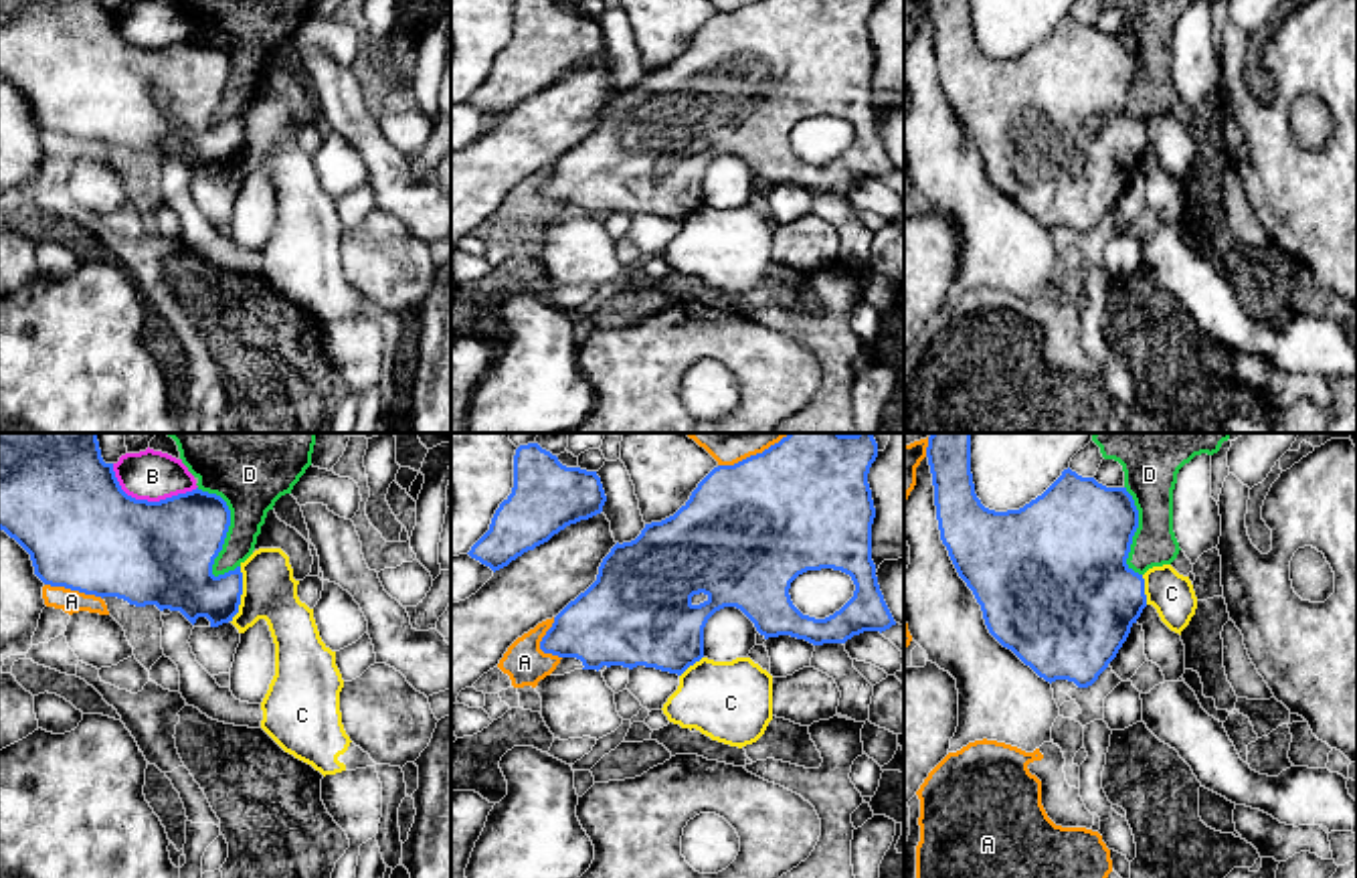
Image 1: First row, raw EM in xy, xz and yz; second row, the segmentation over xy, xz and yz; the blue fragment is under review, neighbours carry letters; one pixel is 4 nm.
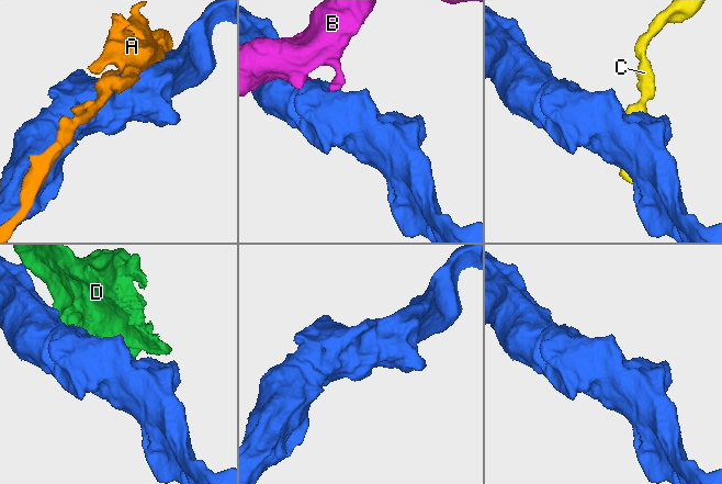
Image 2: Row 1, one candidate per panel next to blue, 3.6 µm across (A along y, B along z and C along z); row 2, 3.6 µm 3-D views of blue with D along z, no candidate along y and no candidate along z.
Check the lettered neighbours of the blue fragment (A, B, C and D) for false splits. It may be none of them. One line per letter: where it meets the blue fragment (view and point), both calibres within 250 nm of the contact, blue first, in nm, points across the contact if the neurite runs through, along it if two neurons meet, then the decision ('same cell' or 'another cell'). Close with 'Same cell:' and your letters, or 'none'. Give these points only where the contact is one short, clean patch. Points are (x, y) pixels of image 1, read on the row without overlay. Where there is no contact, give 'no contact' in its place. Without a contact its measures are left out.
A: meets blue in xy at (73, 136); 460 nm thick on the blue side, 100 nm on the other; another cell
B: meets blue in xy at (146, 47); 440 nm thick on the blue side, 190 nm on the other; another cell
C: meets blue in xy at (241, 140); 260 nm thick on the blue side, 220 nm on the other; border along xy (241, 114), (241, 150), (231, 168); another cell
D: meets blue in xy at (229, 71); 360 nm thick on the blue side, 240 nm on the other; another cell
Same cell: none

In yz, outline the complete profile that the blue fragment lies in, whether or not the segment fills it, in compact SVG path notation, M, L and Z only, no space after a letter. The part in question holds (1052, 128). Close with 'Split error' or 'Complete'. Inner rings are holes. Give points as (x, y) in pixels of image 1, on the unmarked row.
M926 0L940 87L959 123L981 152L989 180L1011 196L1046 229L1068 227L1078 235L1092 233L1116 204L1130 174L1147 154L1145 125L1128 111L1139 57L1126 34L1106 34L1070 14L1035 47L1019 57L995 59L981 51L971 20L971 0Z. Complete

